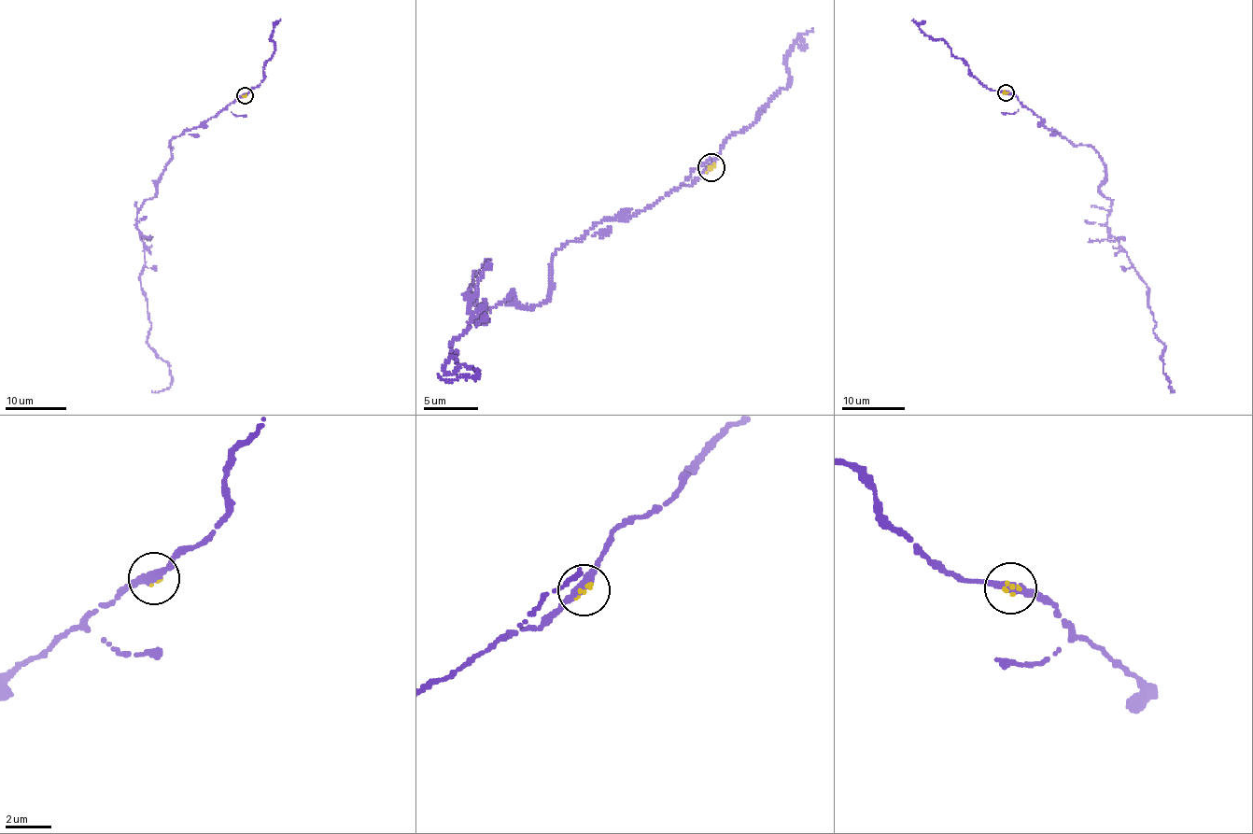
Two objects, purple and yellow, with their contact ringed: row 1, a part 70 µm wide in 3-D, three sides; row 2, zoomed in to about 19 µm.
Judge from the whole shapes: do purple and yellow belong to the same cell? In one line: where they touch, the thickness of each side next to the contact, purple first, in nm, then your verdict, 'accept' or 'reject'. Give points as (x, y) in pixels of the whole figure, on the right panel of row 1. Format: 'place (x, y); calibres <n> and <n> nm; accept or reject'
place (1006, 92); calibres 360 and 190 nm; accept

